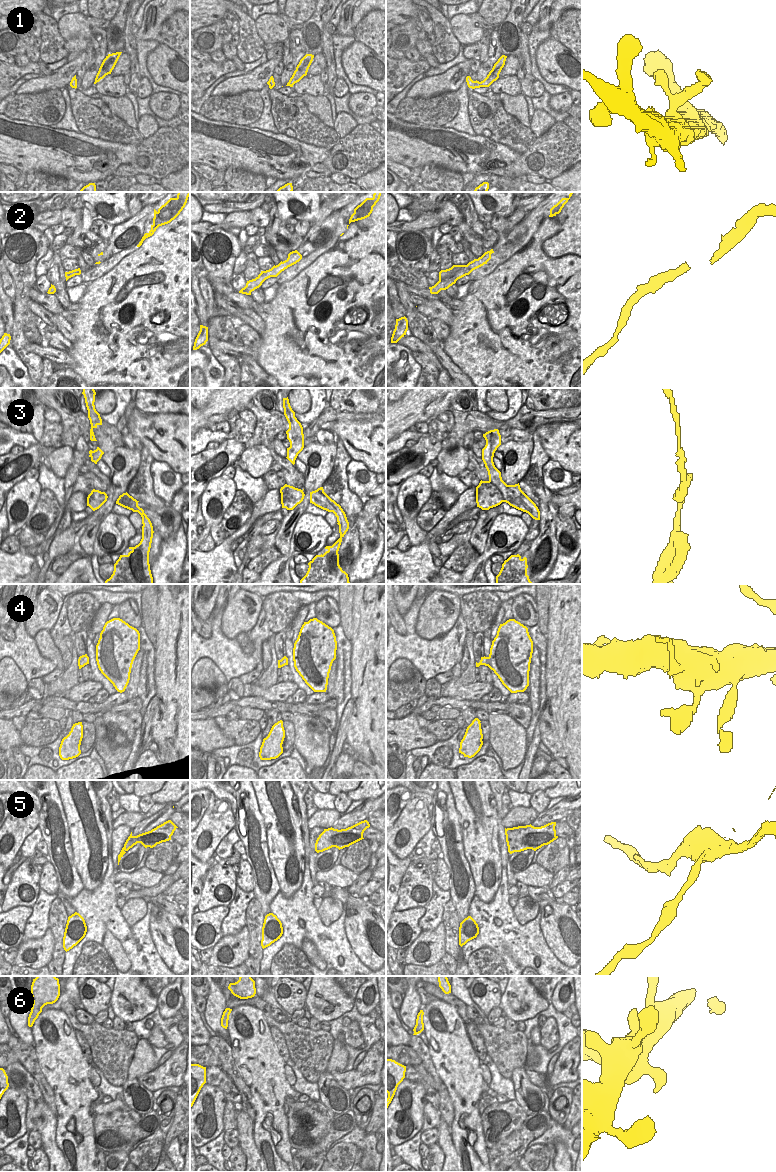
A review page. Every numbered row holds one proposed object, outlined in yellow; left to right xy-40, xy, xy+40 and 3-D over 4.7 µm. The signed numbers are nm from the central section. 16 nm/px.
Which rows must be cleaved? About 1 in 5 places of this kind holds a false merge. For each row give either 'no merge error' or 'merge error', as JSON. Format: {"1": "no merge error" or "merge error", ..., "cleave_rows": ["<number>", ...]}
{"1": "no merge error", "2": "no merge error", "3": "no merge error", "4": "no merge error", "5": "merge error", "6": "no merge error", "cleave_rows": ["5"]}

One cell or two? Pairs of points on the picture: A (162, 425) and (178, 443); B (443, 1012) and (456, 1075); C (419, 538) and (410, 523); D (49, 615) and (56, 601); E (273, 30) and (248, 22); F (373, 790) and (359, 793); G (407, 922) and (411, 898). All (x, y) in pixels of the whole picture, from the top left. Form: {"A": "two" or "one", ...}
{"A": "one", "B": "one", "C": "one", "D": "one", "E": "two", "F": "one", "G": "two"}

